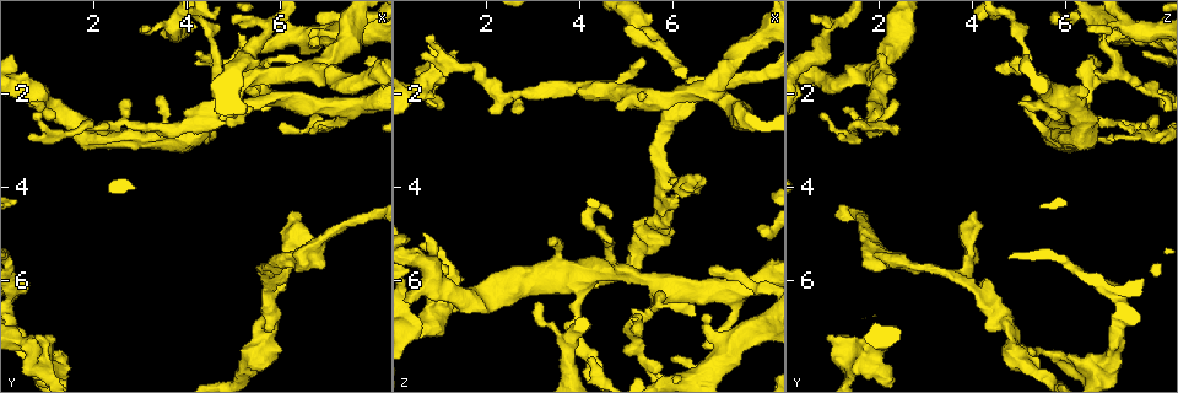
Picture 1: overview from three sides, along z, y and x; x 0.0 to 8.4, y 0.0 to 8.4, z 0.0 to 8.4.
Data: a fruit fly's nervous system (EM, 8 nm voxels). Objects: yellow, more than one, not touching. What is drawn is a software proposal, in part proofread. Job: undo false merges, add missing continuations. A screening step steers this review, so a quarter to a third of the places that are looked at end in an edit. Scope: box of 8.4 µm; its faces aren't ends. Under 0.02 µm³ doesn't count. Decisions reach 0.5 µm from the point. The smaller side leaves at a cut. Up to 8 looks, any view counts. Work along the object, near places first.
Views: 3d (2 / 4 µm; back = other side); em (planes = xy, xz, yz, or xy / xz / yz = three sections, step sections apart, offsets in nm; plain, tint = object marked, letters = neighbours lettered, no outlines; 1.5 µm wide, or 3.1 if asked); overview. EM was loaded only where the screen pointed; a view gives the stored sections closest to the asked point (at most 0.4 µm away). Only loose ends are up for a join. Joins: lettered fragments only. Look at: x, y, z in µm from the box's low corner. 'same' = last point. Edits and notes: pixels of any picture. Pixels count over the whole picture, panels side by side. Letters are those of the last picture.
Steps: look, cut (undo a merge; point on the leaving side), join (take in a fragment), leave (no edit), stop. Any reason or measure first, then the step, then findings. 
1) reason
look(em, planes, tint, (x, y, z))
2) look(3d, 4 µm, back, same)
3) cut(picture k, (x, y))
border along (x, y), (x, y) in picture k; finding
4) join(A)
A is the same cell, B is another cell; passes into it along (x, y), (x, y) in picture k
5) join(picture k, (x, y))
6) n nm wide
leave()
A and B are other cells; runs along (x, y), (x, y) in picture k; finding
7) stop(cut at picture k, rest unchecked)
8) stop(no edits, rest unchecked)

free end
look(em, yz, step 4, tint, (5.10, 0.75, 6.75))

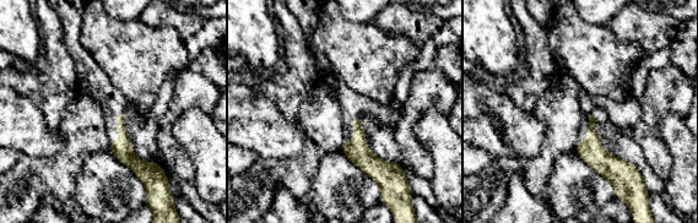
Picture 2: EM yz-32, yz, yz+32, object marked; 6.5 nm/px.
cut it another way
look(em, planes, tint, same)

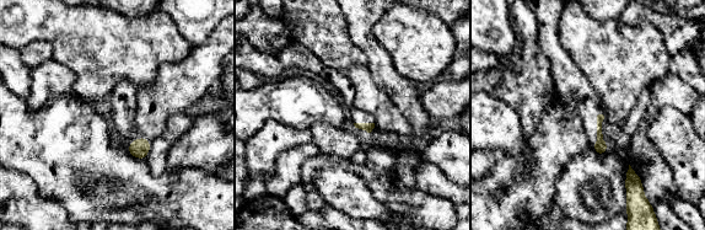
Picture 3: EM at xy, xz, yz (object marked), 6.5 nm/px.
what lies round it
look(em, planes, letters, same)

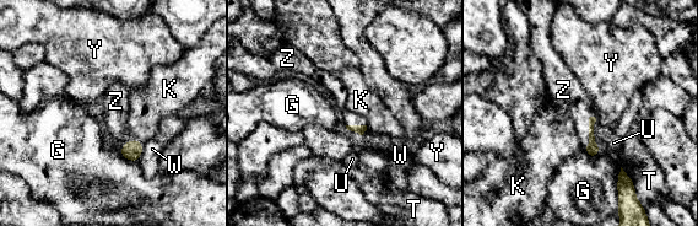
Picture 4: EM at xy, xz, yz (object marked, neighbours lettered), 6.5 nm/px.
join(Z)
Z is the same cell, G, K, T, U, W and Y are other cells; passes into it along (593, 150), (589, 132), (571, 98) in picture 4; it goes on there

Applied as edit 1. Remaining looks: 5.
free end
look(3d, 2 µm, (0.65, 3.00, 1.15))

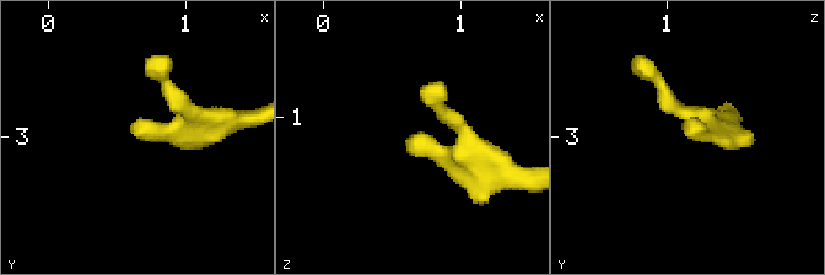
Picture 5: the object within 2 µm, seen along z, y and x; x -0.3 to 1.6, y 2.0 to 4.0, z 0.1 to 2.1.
look(em, xz, step 8, letters, (0.62, 2.94, 1.18))

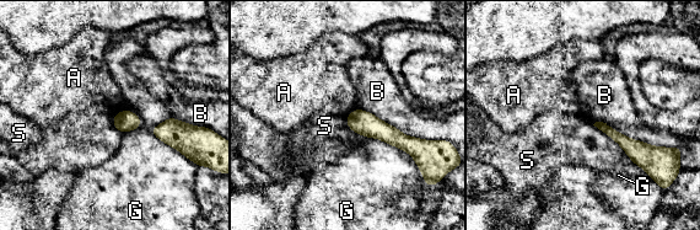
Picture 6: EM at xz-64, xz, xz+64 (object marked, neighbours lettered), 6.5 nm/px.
another direction
look(em, planes, letters, same)

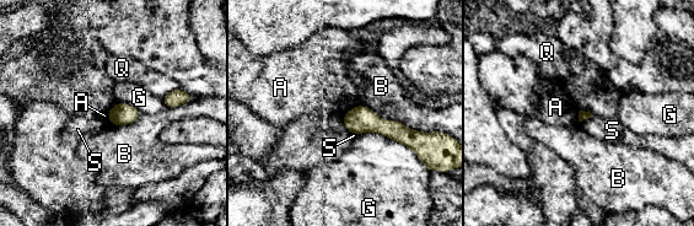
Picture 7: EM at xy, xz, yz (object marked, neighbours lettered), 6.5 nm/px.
leave()
A, B, G, Q and S are other cells; runs along (345, 117), (417, 134) in picture 7; no lettered fragment goes on from it

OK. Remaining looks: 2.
free end
look(em, planes, letters, (6.15, 4.55, 3.95))

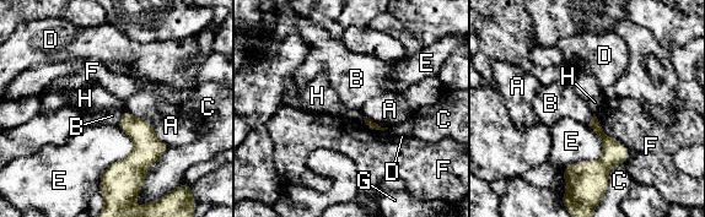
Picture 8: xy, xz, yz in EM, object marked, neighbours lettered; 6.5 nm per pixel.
leave()
A, B, C, D, E, F, G and H are other cells; runs along (595, 121), (607, 156), (569, 179) in picture 8; no lettered fragment goes on from it

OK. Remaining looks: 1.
stop(join at picture 4, rest unchecked)

